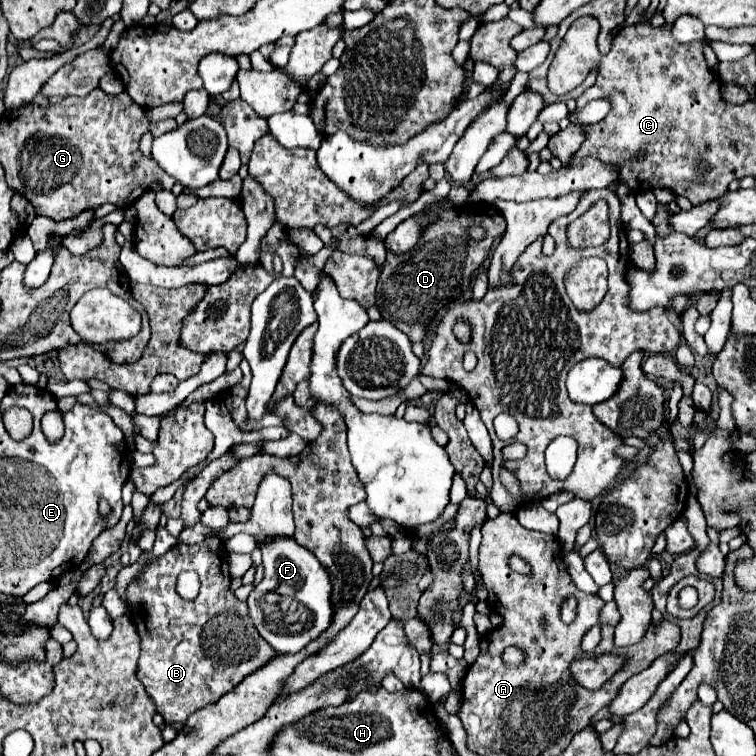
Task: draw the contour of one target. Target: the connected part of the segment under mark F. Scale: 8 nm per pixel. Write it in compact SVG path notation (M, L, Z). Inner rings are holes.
M269 537L269 541L257 541L257 549L263 553L263 579L251 591L247 605L249 617L253 627L259 635L273 647L277 653L297 653L301 651L311 639L315 639L321 631L331 625L331 583L329 575L323 565L309 553L309 549L297 545L293 537ZM297 599L297 603L293 603ZM311 611L313 621L311 627L303 629L301 633L291 633L289 625L297 623L301 613Z

